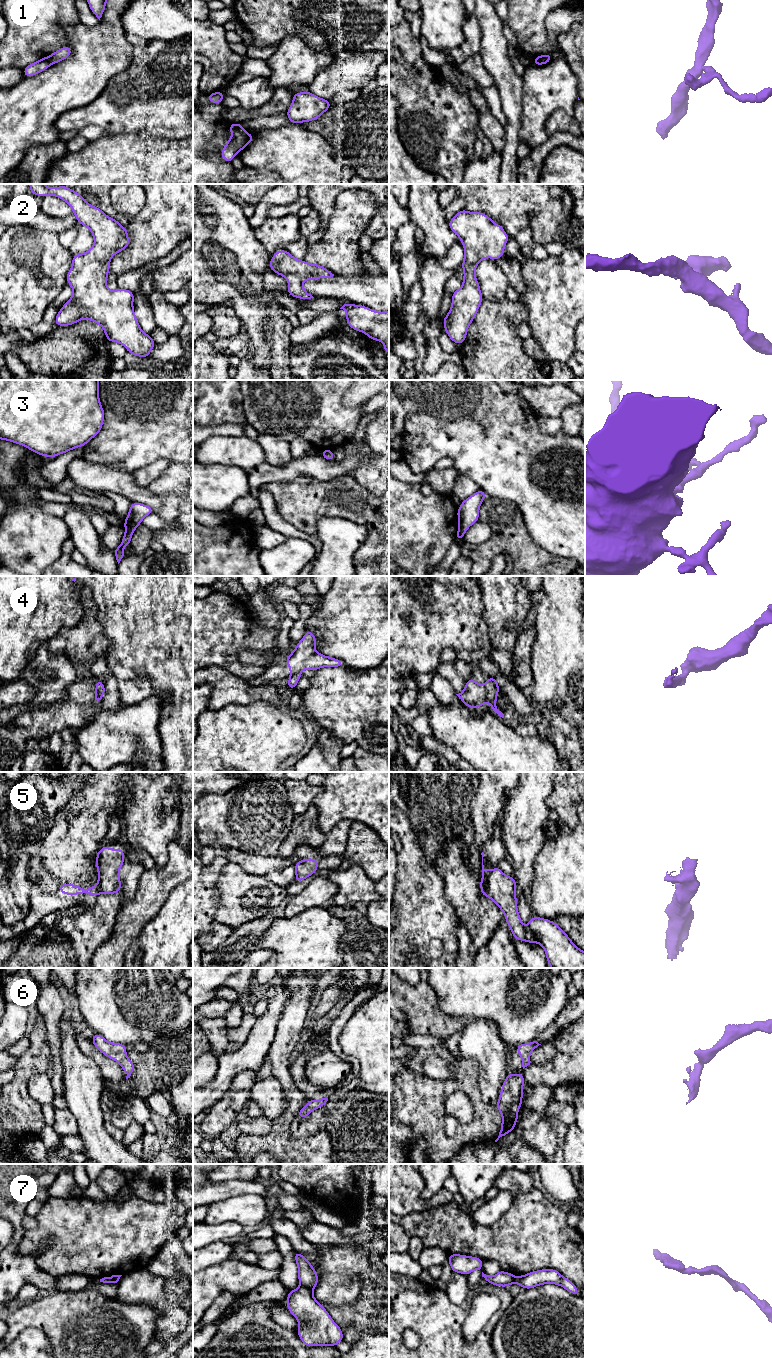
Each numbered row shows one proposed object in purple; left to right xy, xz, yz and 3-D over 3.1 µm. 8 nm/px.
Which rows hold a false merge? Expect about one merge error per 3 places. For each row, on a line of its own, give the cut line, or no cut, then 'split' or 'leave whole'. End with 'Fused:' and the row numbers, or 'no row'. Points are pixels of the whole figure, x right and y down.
1: cut xz (247, 134), (245, 145); split
2: cut none; leave whole
3: cut none; leave whole
4: cut yz (484, 686), (487, 700); split
5: cut xy (97, 883), (100, 892); split
6: cut none; leave whole
7: cut xz (302, 1286), (308, 1287), (312, 1291); split
Fused: 1, 4, 5, 7

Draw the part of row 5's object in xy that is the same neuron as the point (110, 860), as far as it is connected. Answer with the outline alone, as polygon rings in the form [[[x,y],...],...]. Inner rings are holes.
[[[108,845],[100,849],[99,855],[99,891],[103,894],[115,894],[121,891],[121,880],[119,871],[124,864],[123,849],[110,849]]]

